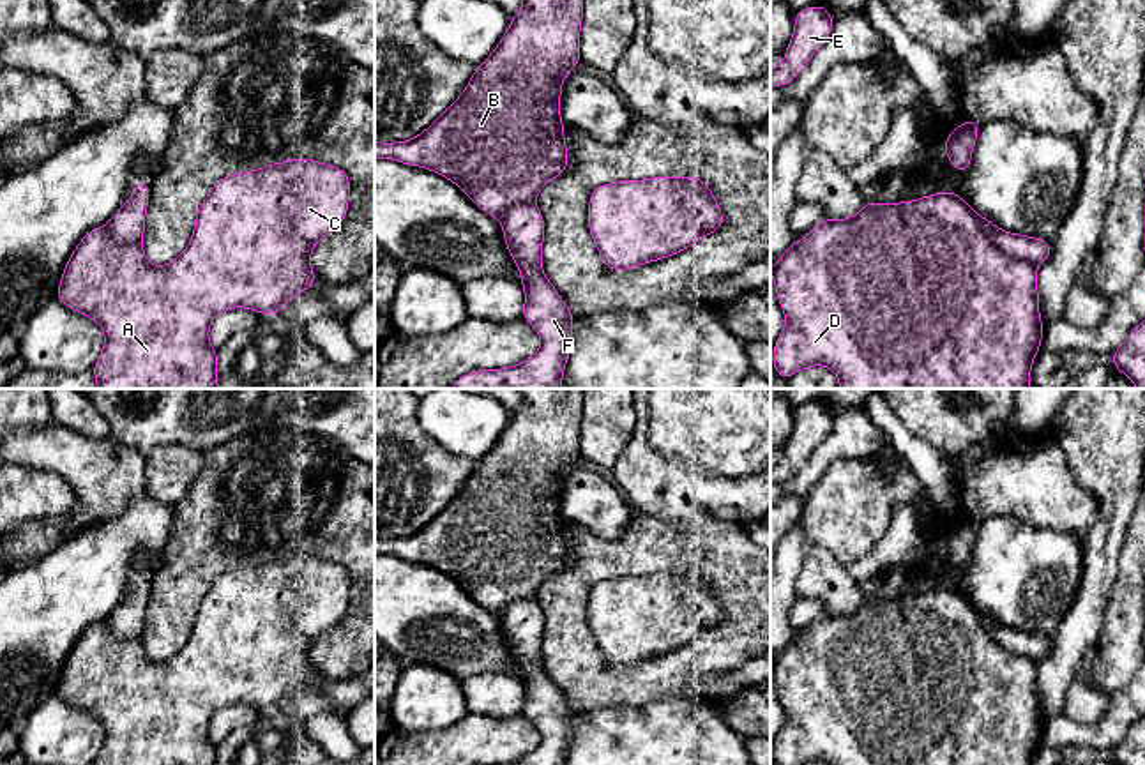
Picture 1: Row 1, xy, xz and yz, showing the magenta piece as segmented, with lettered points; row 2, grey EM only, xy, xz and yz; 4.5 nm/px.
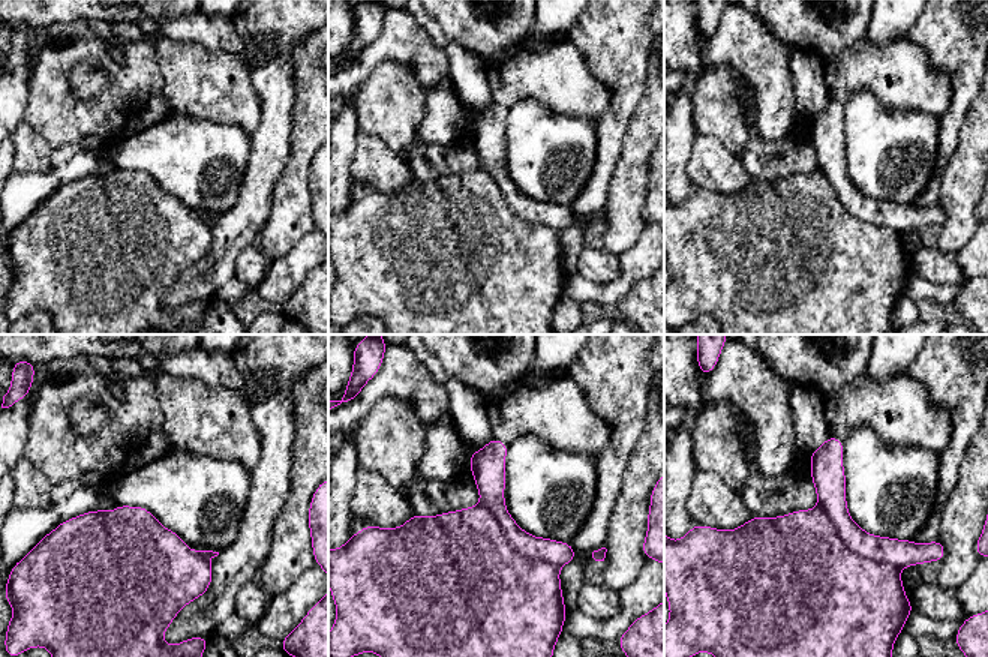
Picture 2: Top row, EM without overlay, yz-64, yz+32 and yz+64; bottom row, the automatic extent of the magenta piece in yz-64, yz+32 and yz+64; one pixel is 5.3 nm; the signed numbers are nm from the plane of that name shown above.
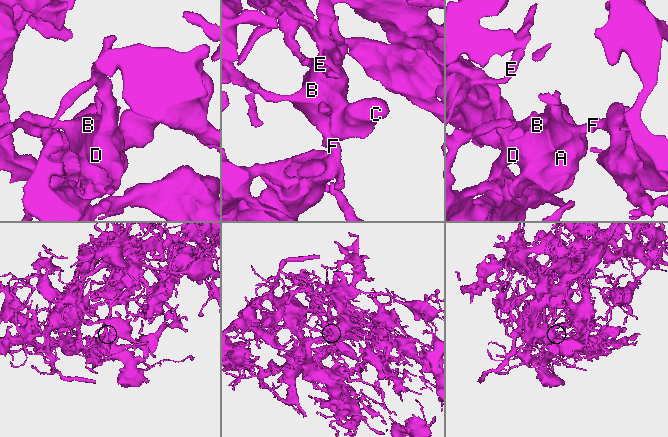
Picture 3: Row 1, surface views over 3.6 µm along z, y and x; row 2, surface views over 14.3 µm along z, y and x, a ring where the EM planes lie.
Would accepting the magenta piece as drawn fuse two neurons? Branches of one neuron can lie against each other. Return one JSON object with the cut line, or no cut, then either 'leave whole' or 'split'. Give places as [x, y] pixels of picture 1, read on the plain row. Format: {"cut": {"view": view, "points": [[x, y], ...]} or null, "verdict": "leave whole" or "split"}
{"cut": null, "verdict": "leave whole"}

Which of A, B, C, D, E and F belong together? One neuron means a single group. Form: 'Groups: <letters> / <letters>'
Groups: A B C D E F

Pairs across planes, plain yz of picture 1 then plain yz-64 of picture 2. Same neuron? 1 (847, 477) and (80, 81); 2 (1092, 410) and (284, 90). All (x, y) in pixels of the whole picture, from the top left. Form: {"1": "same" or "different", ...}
{"1": "different", "2": "same"}

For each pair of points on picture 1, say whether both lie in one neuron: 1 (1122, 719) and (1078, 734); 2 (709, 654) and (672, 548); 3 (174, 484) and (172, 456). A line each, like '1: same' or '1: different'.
1: same
2: same
3: same

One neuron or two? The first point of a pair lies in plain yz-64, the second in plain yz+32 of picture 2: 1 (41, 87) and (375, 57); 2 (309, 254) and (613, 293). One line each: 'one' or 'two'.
1: two
2: one

